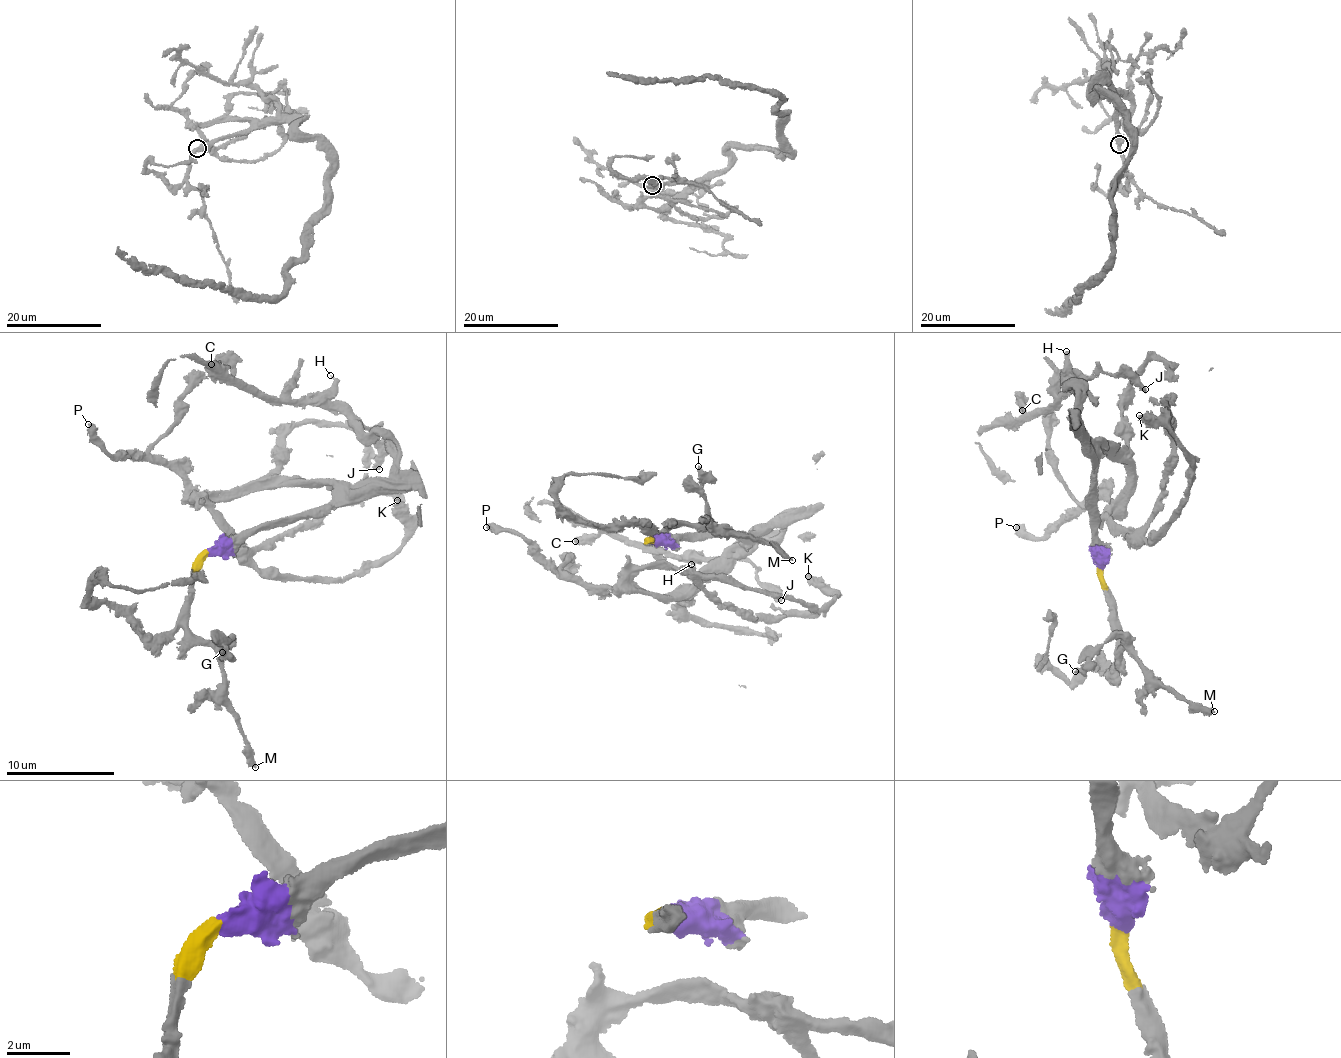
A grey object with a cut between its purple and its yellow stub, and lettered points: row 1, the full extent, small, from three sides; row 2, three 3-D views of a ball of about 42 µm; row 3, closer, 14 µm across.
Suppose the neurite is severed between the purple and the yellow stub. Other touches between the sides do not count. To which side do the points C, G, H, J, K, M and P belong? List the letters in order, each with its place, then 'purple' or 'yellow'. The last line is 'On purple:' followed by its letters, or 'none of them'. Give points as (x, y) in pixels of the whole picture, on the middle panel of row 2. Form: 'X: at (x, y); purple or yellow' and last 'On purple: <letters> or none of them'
C: at (575, 541); purple
G: at (698, 466); yellow
H: at (691, 564); purple
J: at (781, 600); purple
K: at (808, 576); purple
M: at (792, 560); yellow
P: at (486, 527); purple
On purple: C, H, J, K, P

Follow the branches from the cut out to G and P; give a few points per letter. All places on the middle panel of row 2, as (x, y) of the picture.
G: (652, 541), (650, 540), (665, 530), (705, 520), (707, 506), (699, 466)
P: (652, 541), (744, 540), (674, 597), (557, 577), (522, 537), (485, 528)

